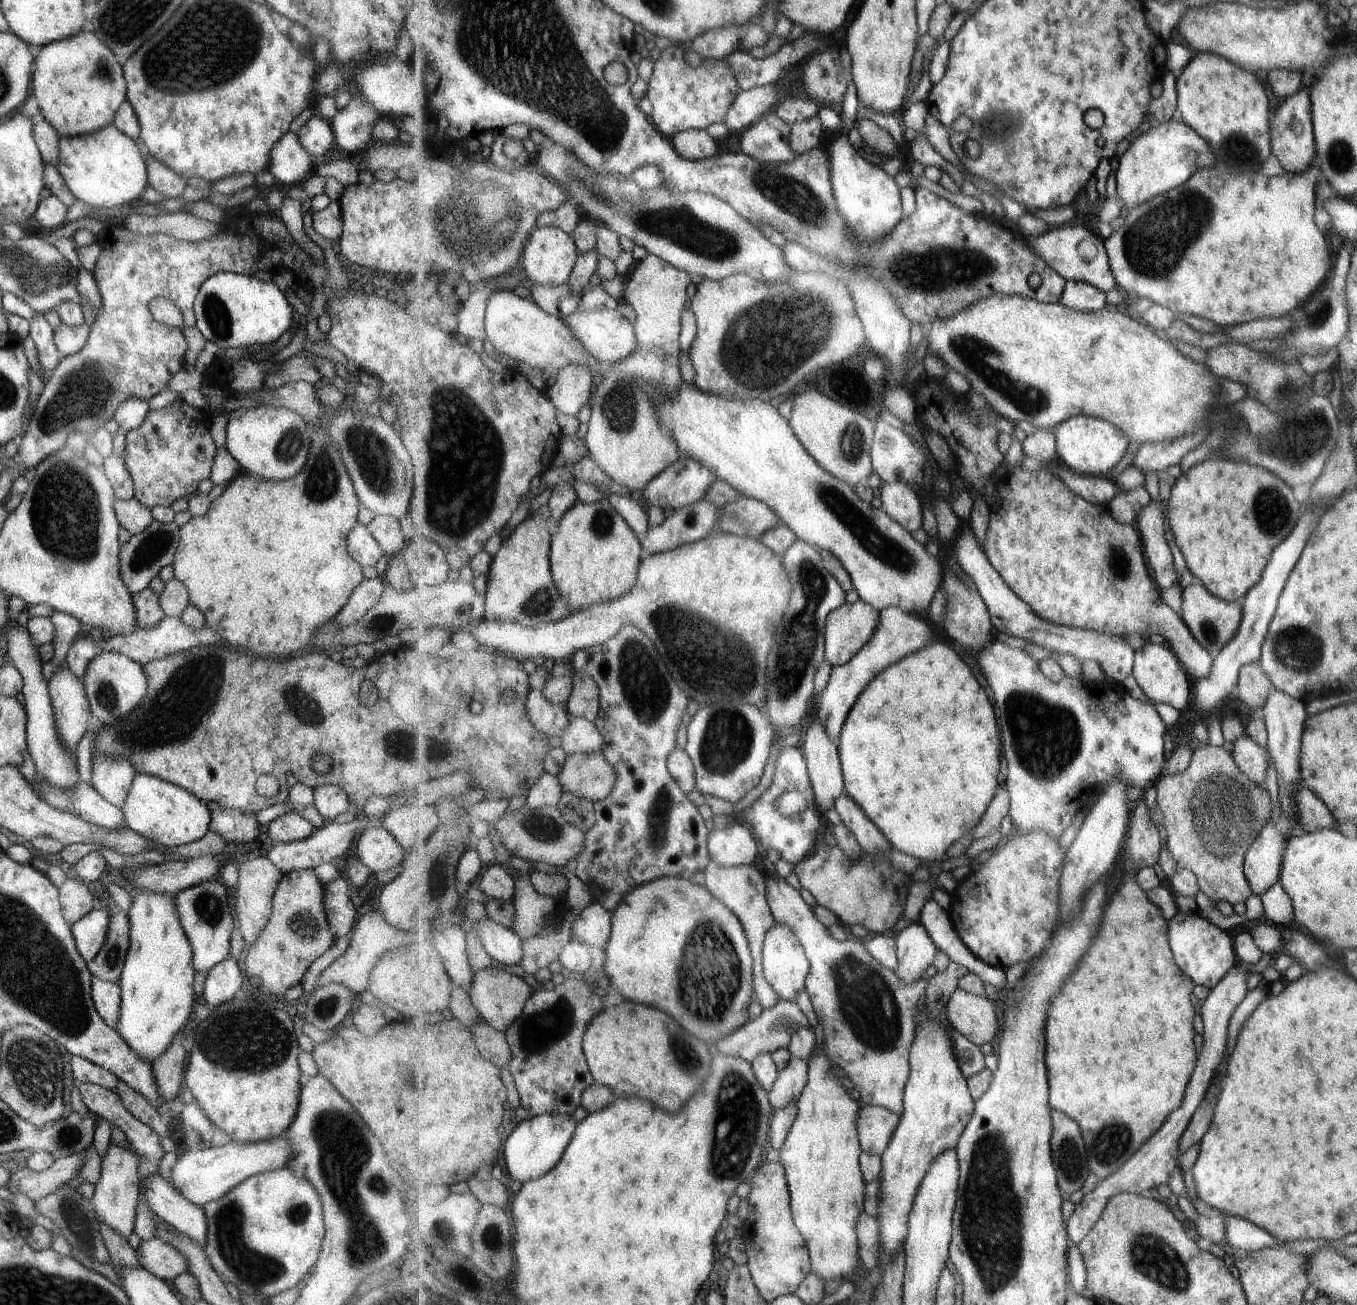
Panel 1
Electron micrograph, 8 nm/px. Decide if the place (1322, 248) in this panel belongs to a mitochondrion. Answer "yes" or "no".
no

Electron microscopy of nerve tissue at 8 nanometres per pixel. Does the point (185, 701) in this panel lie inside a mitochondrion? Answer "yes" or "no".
yes

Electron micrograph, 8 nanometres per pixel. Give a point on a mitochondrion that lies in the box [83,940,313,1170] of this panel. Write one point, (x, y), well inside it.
(275, 1052)

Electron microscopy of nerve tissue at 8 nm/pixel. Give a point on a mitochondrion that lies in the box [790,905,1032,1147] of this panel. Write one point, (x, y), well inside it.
(867, 1001)

